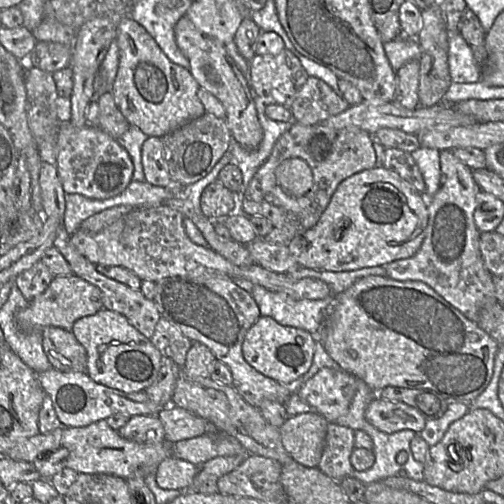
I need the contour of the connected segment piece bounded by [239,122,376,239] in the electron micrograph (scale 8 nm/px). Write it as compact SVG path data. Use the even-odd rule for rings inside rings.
M292 122L290 129L278 138L270 155L259 166L246 188L239 205L241 212L249 217L258 215L267 218L273 227L285 230L292 239L316 225L343 180L376 167L374 141L373 135L355 126L336 129L321 123L302 125ZM289 158L304 160L313 174L312 187L301 197L286 194L277 183L276 169Z

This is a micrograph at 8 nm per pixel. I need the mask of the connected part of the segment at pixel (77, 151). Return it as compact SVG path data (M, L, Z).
M70 121L61 123L57 154L58 174L66 194L104 200L121 194L132 181L134 166L127 150L94 125L76 128Z

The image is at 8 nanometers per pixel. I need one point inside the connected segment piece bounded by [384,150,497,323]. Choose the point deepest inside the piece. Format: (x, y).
(449, 260)

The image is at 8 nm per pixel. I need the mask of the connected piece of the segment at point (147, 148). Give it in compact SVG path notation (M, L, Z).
M149 137L142 145L142 166L147 183L160 187L171 187L173 181L164 159L162 138Z

